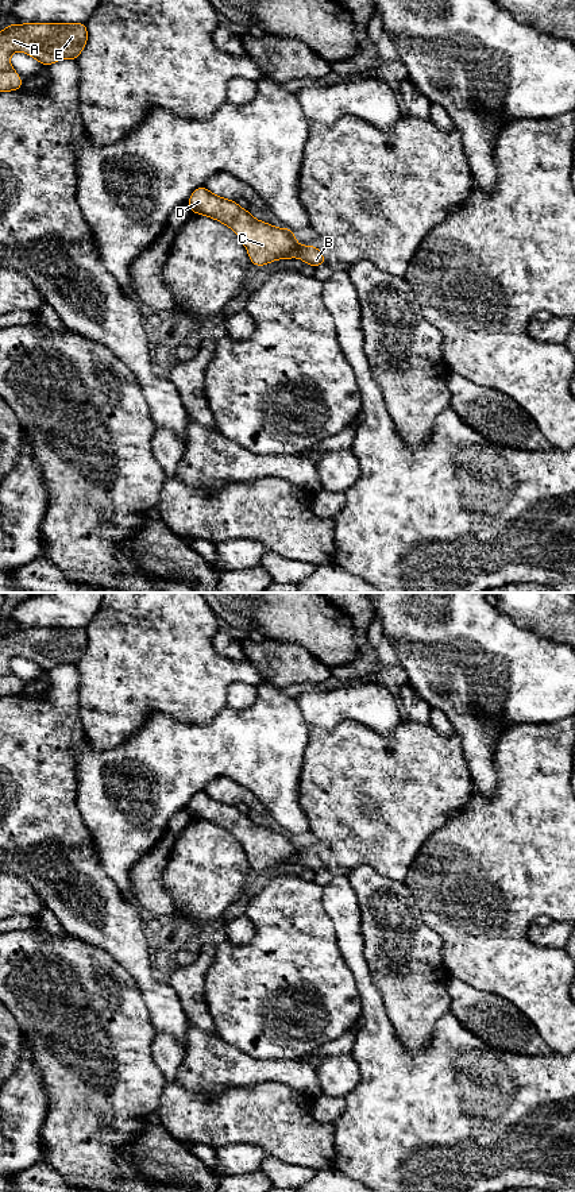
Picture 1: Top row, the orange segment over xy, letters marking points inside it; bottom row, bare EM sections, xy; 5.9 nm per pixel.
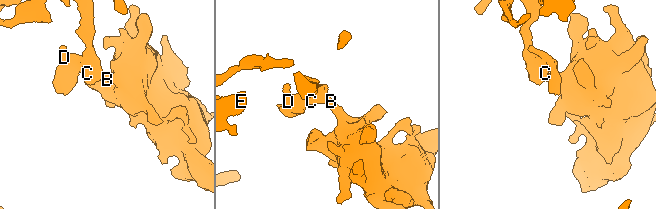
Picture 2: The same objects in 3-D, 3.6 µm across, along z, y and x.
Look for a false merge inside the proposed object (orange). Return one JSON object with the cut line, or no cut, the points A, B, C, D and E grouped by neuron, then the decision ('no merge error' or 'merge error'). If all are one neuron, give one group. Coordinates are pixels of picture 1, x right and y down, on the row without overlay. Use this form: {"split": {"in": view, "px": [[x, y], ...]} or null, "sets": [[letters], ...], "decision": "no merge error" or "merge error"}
{"split": null, "sets": [["A", "B", "C", "D", "E"]], "decision": "no merge error"}

